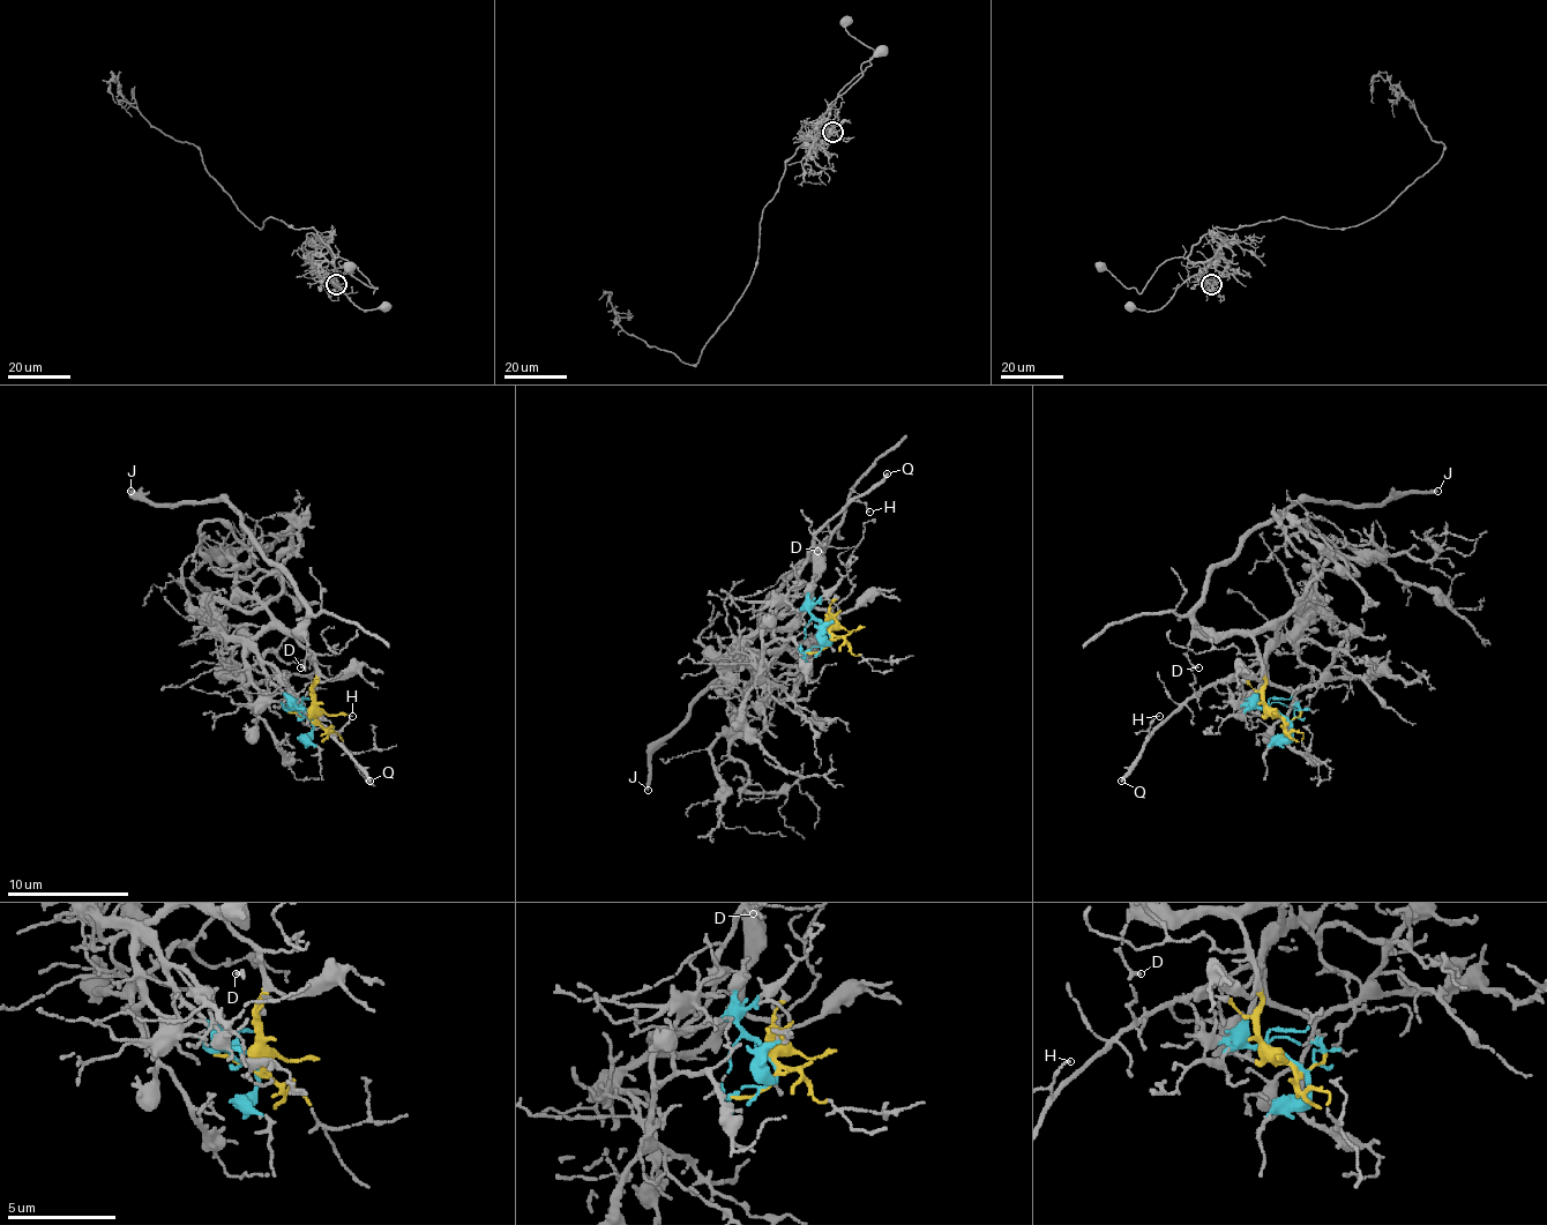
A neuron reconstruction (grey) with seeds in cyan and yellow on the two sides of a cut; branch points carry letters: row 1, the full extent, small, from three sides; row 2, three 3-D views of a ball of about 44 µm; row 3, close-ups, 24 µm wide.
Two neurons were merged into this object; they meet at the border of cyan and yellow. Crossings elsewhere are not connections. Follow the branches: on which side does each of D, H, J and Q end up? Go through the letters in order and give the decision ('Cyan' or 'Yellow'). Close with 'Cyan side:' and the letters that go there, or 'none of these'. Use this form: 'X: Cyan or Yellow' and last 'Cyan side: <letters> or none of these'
D: Yellow
H: Cyan
J: Yellow
Q: Cyan
Cyan side: H, Q

